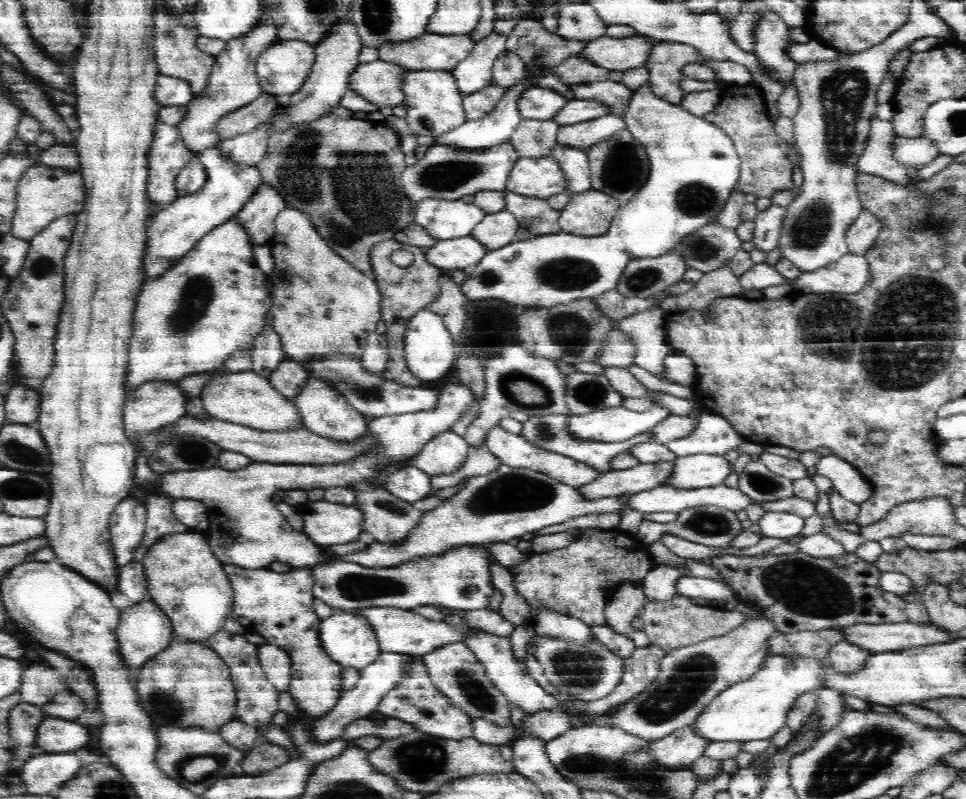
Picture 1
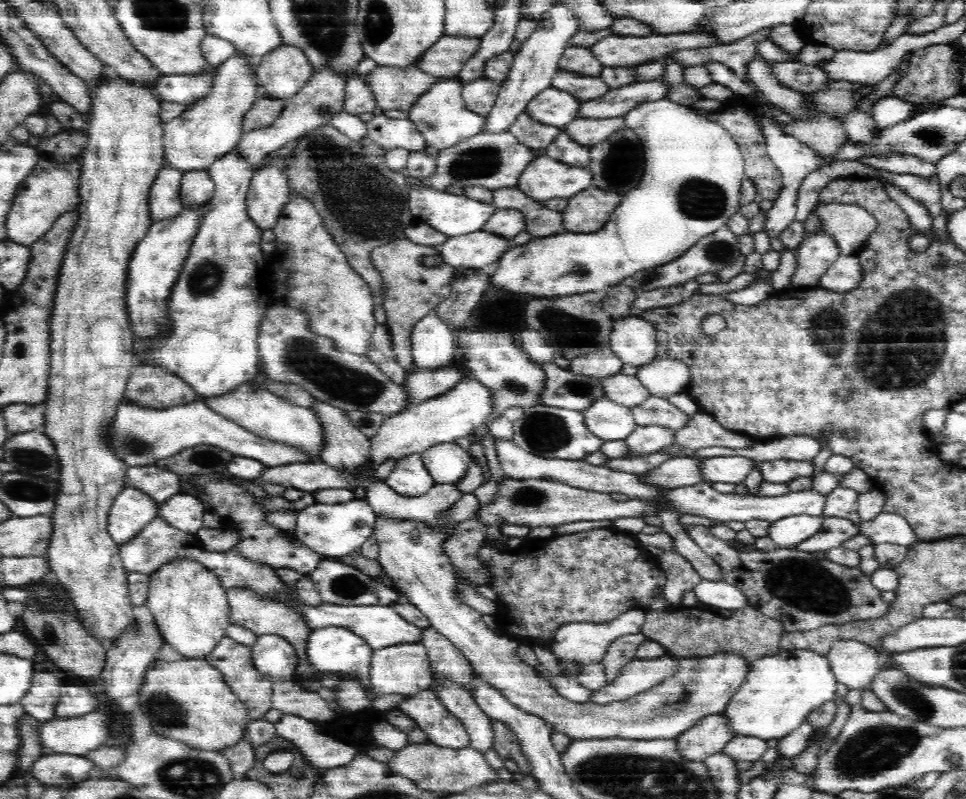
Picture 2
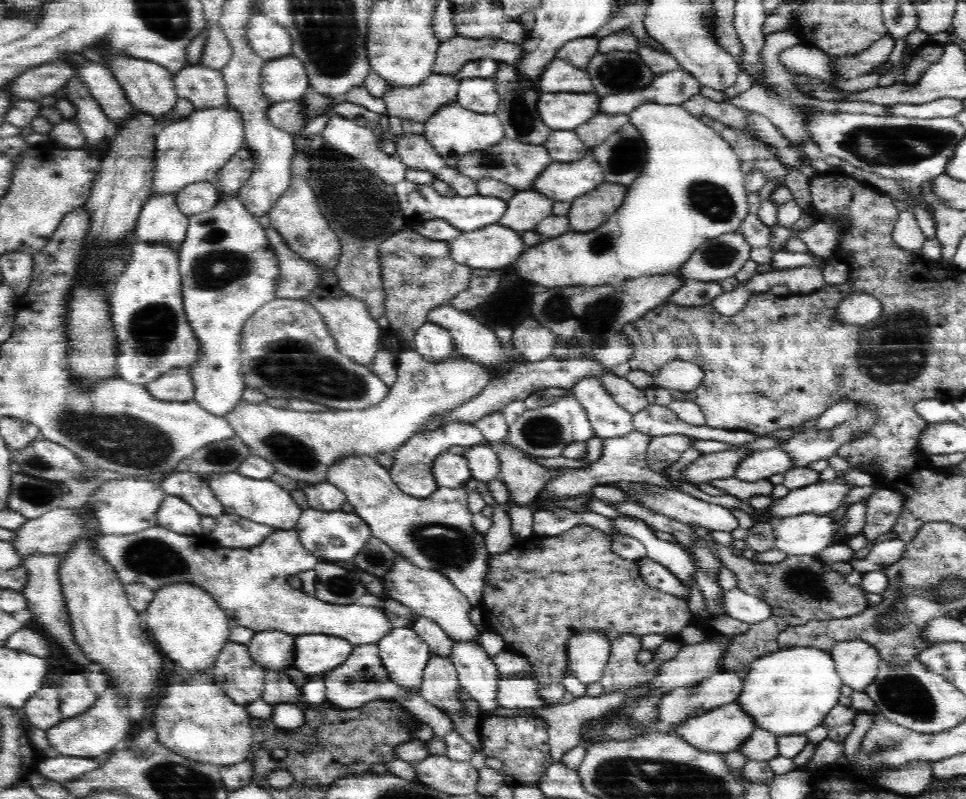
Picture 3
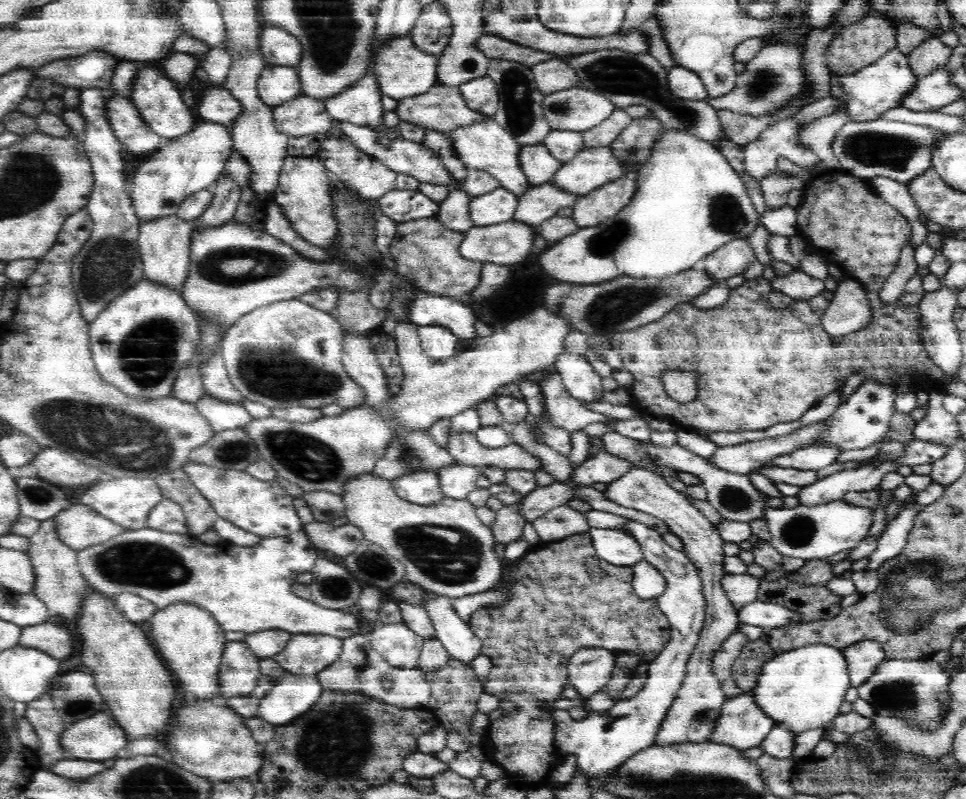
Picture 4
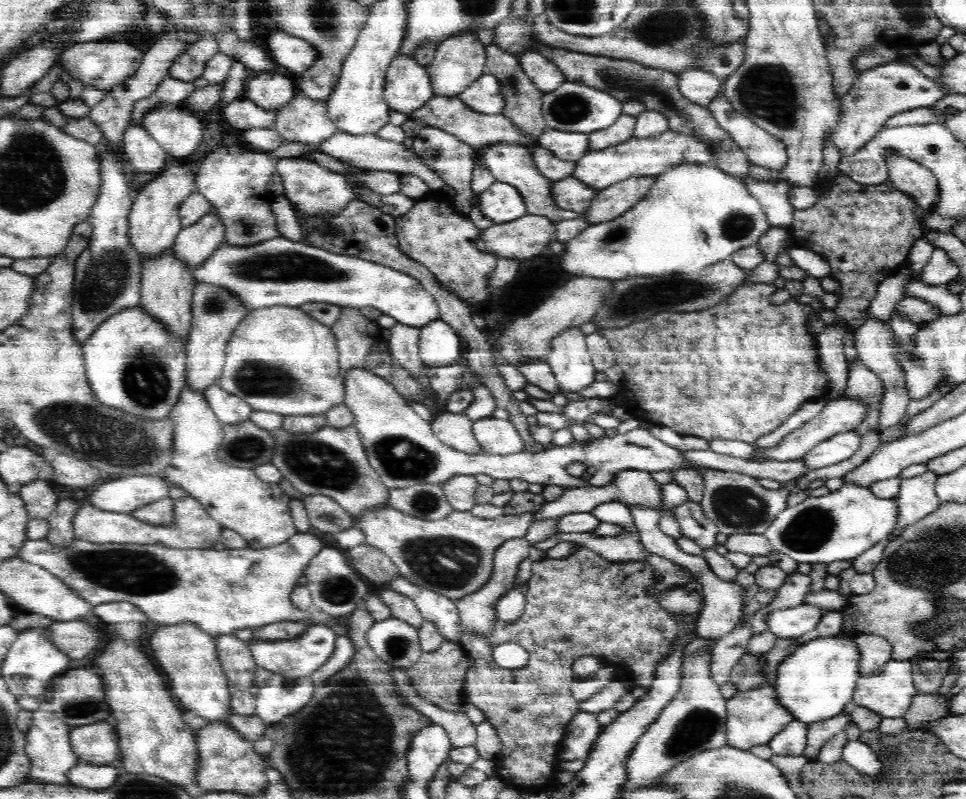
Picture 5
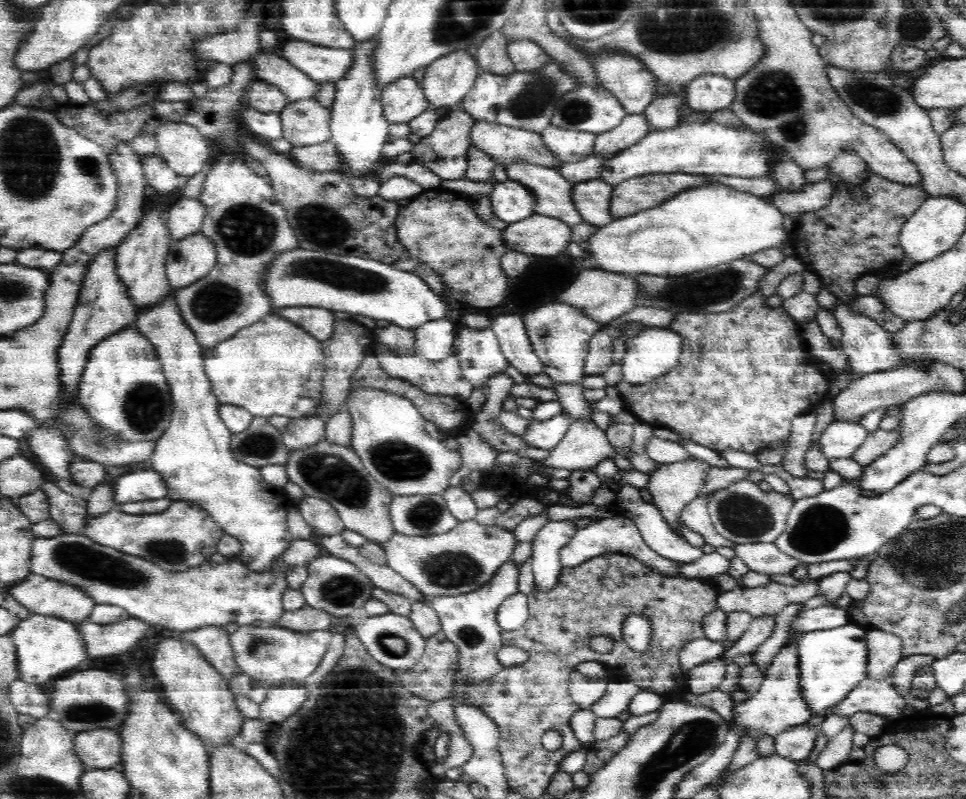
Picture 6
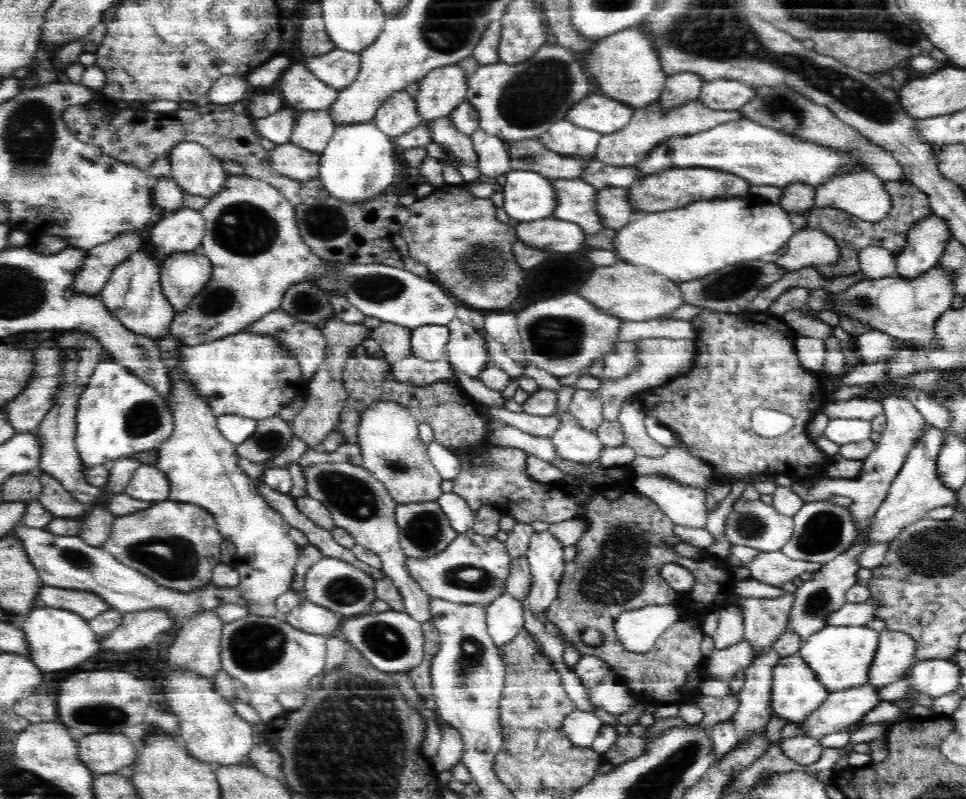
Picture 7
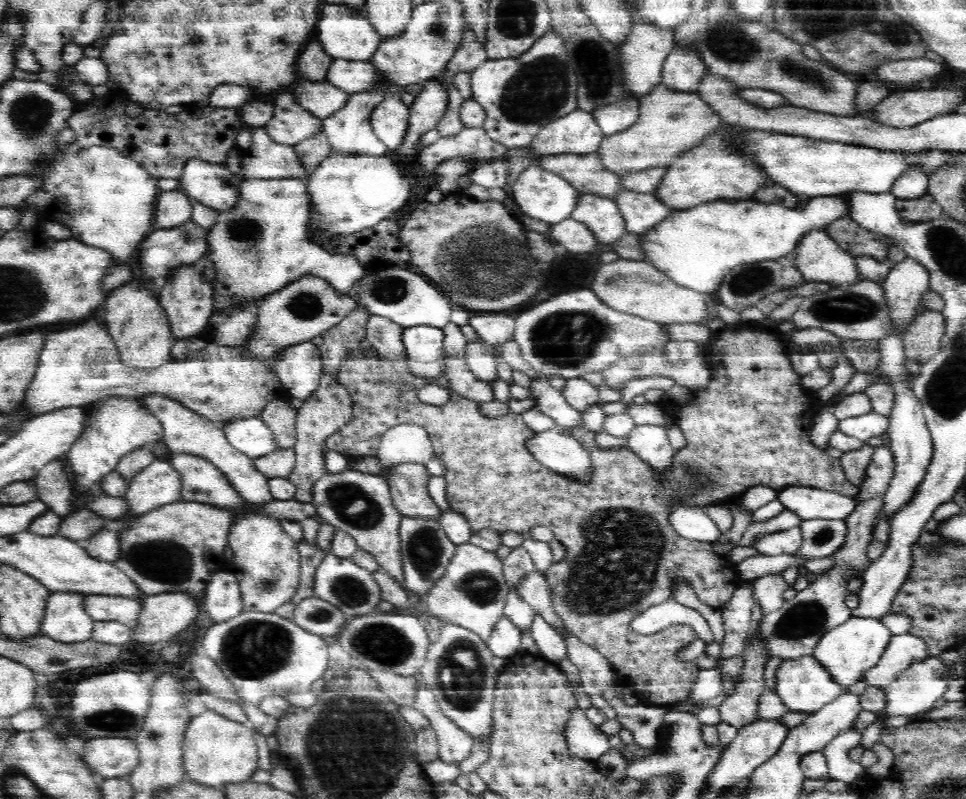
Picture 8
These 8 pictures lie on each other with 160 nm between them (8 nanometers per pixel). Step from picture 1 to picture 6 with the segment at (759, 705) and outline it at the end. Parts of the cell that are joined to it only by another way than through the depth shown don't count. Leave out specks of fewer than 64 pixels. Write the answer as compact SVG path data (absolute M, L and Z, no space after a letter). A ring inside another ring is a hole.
M845 624L840 628L807 632L802 636L802 640L798 640L799 692L812 716L820 714L828 717L834 708L844 702L851 690L867 677L867 631L868 629L858 624Z

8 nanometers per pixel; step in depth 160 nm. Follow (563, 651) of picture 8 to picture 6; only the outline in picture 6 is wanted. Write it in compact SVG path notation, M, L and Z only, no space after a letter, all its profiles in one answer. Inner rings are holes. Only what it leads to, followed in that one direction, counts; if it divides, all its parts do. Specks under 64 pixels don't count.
M570 521L544 524L531 540L532 572L536 589L551 589L565 566L560 561L559 550L576 532Z

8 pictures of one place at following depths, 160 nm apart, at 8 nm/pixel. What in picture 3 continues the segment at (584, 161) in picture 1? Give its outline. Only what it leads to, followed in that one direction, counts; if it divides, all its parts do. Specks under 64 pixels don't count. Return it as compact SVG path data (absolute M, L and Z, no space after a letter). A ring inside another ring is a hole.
M575 129L553 130L543 145L548 149L552 160L558 162L579 161L590 151L590 148L580 140Z

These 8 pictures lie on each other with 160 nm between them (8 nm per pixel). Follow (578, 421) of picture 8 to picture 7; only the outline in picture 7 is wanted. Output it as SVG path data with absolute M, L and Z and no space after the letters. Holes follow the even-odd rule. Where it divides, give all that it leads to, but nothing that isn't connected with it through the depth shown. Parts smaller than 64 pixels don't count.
M556 409L553 414L557 416L559 425L550 437L560 456L576 463L597 463L603 445L596 432L580 427L569 411Z

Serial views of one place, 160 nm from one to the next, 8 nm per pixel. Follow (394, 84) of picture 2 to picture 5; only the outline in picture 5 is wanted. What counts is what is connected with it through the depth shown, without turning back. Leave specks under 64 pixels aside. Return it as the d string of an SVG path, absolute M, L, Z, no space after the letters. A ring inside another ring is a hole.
M433 95L428 99L424 106L418 107L414 111L410 111L409 118L414 120L418 119L420 122L424 122L428 127L436 127L442 129L454 136L457 136L462 142L474 147L474 150L489 145L493 141L501 141L506 139L507 142L516 142L520 146L535 147L536 140L529 140L523 136L523 132L519 132L512 121L508 120L502 112L500 114L482 114L466 106L459 96L455 95Z

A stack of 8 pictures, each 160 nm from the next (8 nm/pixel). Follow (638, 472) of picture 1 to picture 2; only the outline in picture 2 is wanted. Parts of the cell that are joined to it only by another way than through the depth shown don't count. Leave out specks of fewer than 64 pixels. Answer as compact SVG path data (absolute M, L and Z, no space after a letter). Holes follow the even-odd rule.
M672 456L666 462L662 462L658 468L646 472L646 475L642 474L642 477L652 485L667 489L696 486L700 482L705 482L700 461L696 456Z

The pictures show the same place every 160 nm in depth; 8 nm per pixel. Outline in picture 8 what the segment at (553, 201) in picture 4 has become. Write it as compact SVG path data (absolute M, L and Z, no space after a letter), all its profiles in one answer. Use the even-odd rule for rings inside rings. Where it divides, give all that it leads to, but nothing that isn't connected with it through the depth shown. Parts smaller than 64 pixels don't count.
M628 189L617 191L613 200L616 201L621 220L624 220L624 228L627 232L639 236L644 235L650 227L656 226L662 219L668 218L668 214L676 211L661 204L653 194L637 193Z

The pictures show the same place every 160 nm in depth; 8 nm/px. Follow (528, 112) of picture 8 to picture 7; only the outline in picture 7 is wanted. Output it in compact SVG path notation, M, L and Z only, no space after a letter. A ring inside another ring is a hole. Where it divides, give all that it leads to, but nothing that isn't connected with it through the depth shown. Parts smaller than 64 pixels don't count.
M544 45L528 61L518 64L506 64L498 61L494 64L481 64L467 78L467 98L470 105L479 114L480 129L505 141L522 138L537 138L548 130L548 126L565 118L565 112L582 98L590 94L591 83L577 58L564 47Z

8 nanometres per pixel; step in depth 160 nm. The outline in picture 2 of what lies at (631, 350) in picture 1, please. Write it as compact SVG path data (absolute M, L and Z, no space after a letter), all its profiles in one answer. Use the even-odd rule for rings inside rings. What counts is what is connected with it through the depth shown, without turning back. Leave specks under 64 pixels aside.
M608 346L596 352L577 356L570 361L569 372L574 375L584 375L601 378L620 373L622 362Z

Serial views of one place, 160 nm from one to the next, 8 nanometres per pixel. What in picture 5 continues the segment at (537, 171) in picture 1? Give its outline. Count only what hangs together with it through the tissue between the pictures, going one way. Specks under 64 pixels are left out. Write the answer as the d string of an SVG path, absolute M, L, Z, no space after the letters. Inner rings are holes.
M668 129L662 136L639 139L630 137L622 144L602 150L589 150L576 162L572 176L581 184L588 185L588 188L600 190L630 177L656 177L662 170L684 159L714 165L716 155L714 149L708 148L708 144L703 144L690 136L681 136Z

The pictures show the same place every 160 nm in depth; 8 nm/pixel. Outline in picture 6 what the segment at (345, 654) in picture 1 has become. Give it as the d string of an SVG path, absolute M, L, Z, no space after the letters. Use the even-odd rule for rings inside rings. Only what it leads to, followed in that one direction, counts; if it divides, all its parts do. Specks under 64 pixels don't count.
M276 624L242 625L229 634L240 672L267 687L296 683L314 674L329 647L334 630L298 632Z

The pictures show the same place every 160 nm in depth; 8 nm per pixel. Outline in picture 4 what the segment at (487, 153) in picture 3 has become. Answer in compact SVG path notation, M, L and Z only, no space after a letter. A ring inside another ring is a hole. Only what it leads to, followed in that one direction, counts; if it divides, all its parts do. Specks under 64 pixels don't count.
M543 143L522 145L517 150L517 162L520 164L525 182L532 186L548 183L564 163L554 158Z

